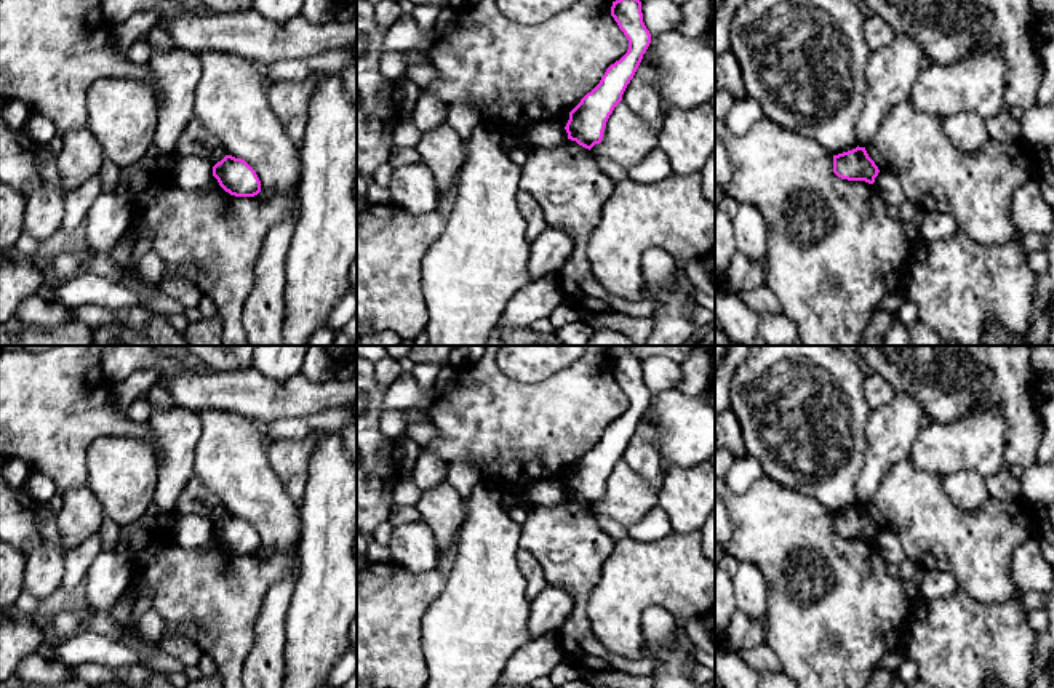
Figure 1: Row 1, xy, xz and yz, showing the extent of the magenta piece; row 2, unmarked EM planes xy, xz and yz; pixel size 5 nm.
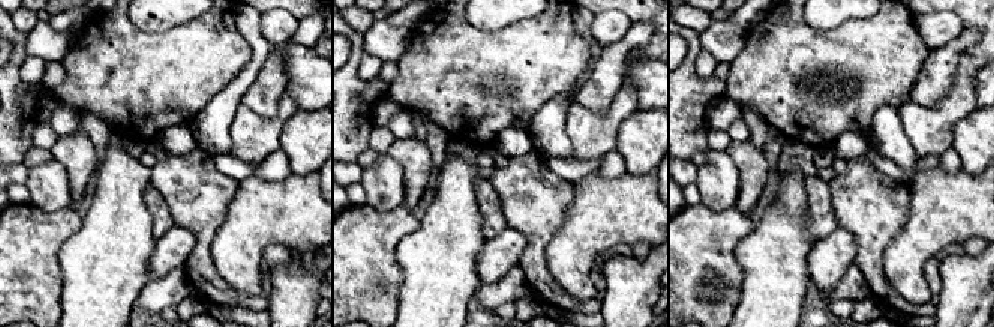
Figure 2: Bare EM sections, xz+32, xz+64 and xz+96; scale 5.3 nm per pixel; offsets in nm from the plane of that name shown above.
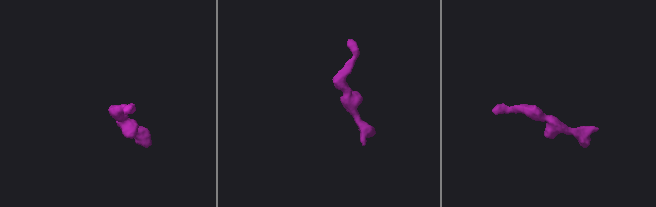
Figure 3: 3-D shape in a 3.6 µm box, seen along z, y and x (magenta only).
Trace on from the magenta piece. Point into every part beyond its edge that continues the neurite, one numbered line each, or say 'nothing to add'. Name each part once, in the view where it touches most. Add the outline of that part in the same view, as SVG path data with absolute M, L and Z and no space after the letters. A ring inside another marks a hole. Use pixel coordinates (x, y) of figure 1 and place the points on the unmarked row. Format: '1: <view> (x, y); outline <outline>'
nothing to add

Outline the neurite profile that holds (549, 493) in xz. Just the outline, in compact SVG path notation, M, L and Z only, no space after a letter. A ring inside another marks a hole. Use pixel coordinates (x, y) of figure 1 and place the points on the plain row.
M537 480L528 486L526 499L533 506L555 507L568 499L568 491L558 480Z

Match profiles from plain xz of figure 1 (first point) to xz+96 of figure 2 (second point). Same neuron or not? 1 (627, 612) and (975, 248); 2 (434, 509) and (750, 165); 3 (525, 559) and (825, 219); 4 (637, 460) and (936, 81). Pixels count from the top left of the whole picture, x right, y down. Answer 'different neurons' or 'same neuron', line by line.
1: different neurons
2: same neuron
3: same neuron
4: same neuron

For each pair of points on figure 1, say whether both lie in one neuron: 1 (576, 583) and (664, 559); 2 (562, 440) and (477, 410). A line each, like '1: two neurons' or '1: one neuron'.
1: two neurons
2: one neuron

